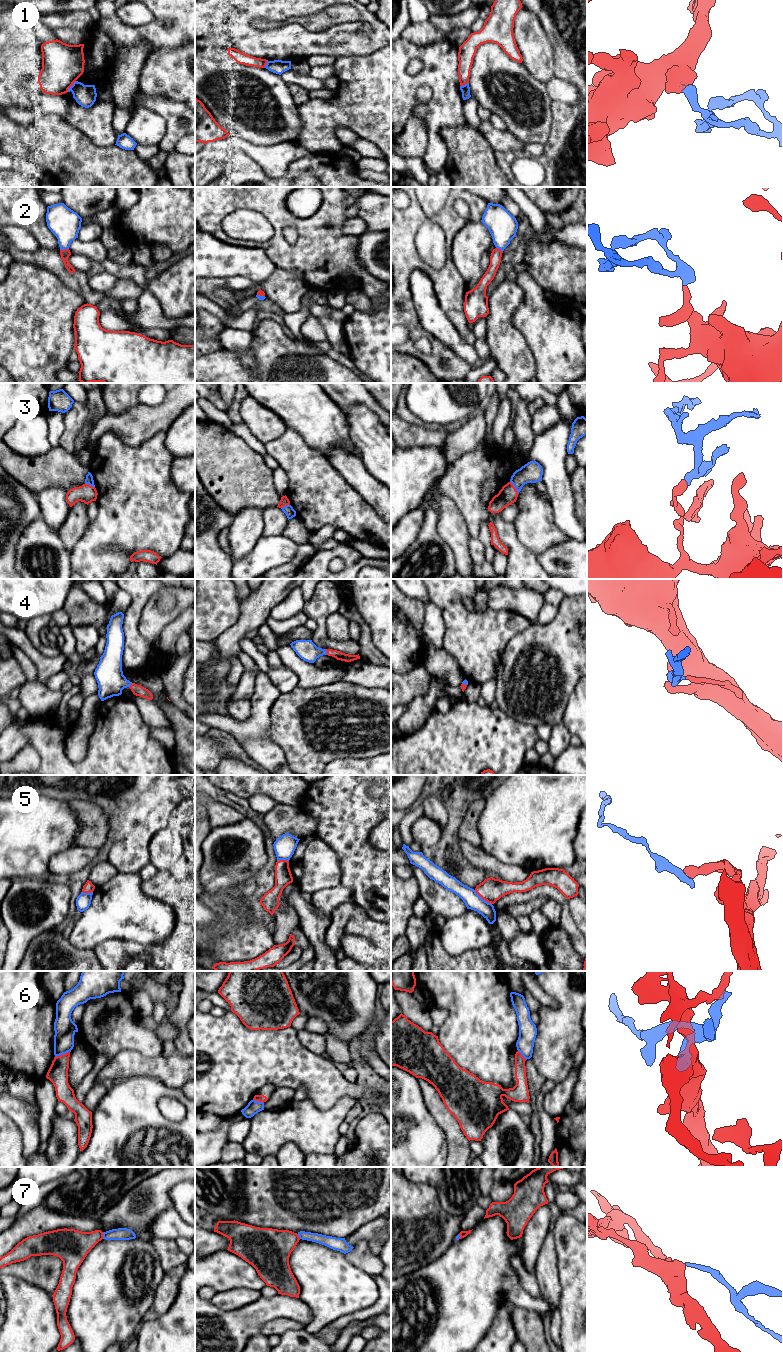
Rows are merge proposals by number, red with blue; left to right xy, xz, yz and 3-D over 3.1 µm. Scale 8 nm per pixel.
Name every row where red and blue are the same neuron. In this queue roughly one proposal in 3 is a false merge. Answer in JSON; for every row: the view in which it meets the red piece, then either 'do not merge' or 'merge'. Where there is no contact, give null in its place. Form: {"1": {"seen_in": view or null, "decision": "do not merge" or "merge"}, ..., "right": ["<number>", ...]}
{"1": {"seen_in": "xy", "decision": "do not merge"}, "2": {"seen_in": "xy", "decision": "merge"}, "3": {"seen_in": "yz", "decision": "merge"}, "4": {"seen_in": "xz", "decision": "merge"}, "5": {"seen_in": "yz", "decision": "do not merge"}, "6": {"seen_in": "xy", "decision": "do not merge"}, "7": {"seen_in": "xy", "decision": "do not merge"}, "right": ["2", "3", "4"]}

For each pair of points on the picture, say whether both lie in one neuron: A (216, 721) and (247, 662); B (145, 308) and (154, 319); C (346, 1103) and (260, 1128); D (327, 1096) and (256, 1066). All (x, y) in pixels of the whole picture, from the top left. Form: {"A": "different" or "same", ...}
{"A": "different", "B": "same", "C": "same", "D": "same"}

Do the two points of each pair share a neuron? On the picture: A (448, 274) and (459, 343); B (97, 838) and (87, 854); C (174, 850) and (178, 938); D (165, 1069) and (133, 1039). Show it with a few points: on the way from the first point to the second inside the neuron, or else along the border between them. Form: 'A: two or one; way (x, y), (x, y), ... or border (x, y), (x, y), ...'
A: two; border (443, 312), (459, 335), (472, 345)
B: two; border (76, 844), (97, 849)
C: one; way (184, 872), (184, 916)
D: two; border (128, 1050), (147, 1056), (161, 1053)

